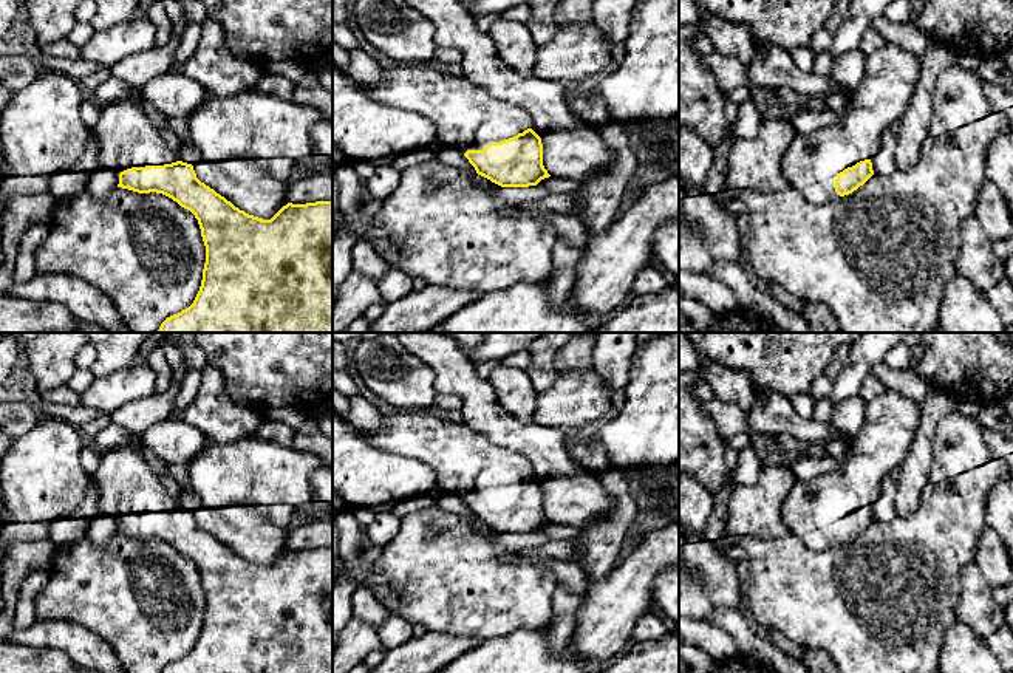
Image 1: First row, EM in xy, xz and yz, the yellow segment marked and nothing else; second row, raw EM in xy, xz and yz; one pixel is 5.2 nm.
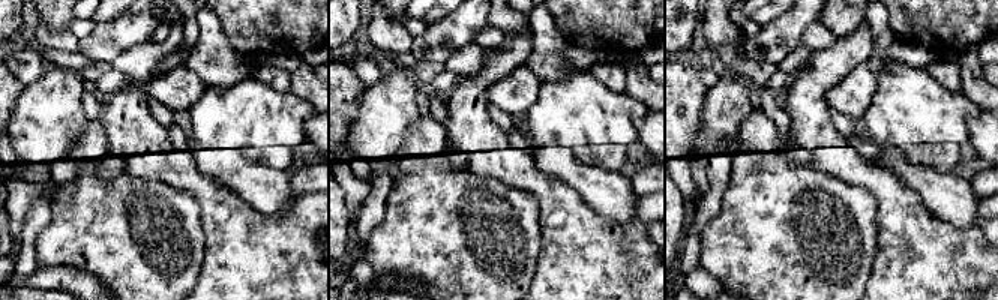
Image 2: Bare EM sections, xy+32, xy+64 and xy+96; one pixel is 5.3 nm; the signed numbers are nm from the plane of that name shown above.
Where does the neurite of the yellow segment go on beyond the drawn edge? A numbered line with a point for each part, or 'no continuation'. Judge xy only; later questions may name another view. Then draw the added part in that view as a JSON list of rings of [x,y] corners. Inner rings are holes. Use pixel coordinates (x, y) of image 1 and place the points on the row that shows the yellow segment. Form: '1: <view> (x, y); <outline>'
1: xy (126, 138); [[[141,97],[104,104],[91,132],[97,142],[99,169],[124,172],[178,161],[176,153],[148,121]]]

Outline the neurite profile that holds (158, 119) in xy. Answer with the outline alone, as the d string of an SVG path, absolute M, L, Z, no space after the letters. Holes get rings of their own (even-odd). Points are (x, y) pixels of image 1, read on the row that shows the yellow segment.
M142 101L144 111L152 122L152 125L158 130L167 128L167 116L159 113L152 104Z

